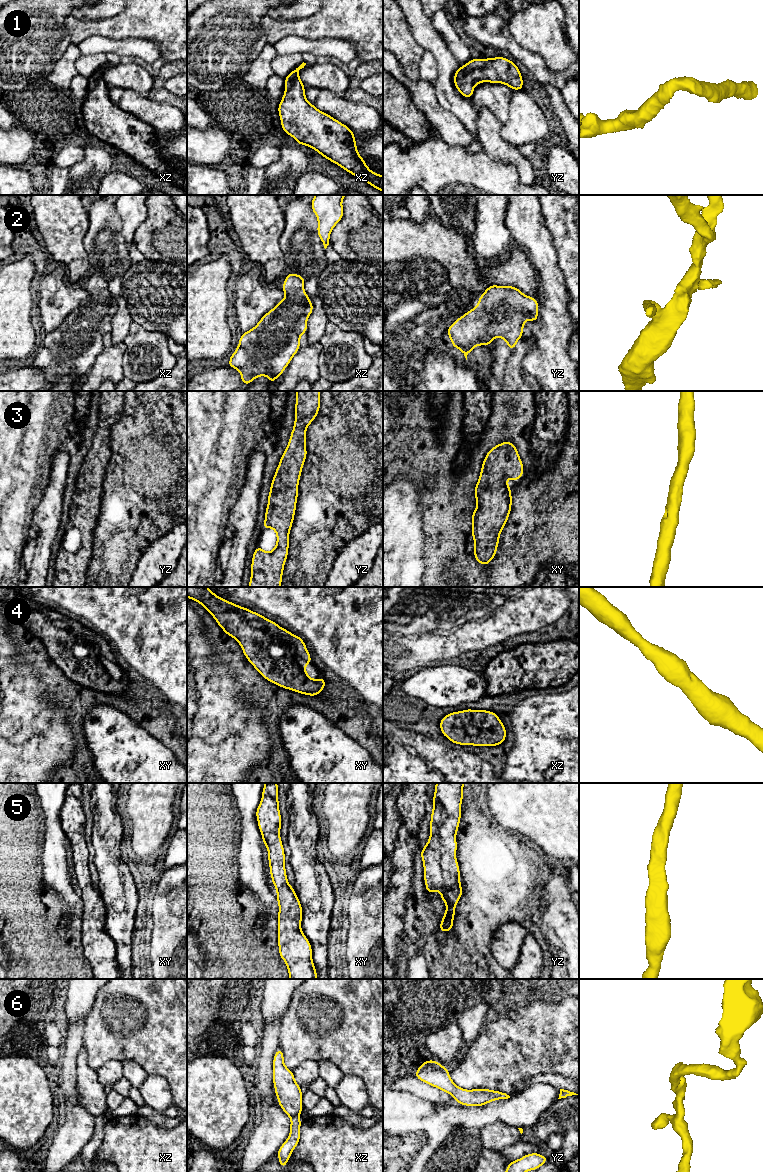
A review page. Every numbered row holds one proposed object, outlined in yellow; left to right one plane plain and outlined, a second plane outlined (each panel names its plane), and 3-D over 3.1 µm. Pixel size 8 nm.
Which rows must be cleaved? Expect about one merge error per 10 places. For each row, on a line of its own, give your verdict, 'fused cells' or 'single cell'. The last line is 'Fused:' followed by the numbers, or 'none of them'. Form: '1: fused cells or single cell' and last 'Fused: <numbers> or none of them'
1: single cell
2: single cell
3: single cell
4: single cell
5: single cell
6: single cell
Fused: none of them

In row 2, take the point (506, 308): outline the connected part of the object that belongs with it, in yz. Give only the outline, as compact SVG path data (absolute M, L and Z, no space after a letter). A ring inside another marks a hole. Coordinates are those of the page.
M490 285L479 297L478 306L472 308L466 314L455 320L454 323L446 330L446 333L450 337L453 348L458 348L461 350L467 360L467 355L475 346L486 345L489 347L491 341L497 337L503 338L510 350L513 351L517 341L523 336L523 326L527 319L533 322L537 321L537 299L524 295L518 288L513 286Z

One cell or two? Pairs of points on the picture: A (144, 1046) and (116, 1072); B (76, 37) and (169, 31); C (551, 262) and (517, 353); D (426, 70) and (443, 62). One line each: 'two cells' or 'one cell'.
A: two cells
B: one cell
C: two cells
D: two cells

